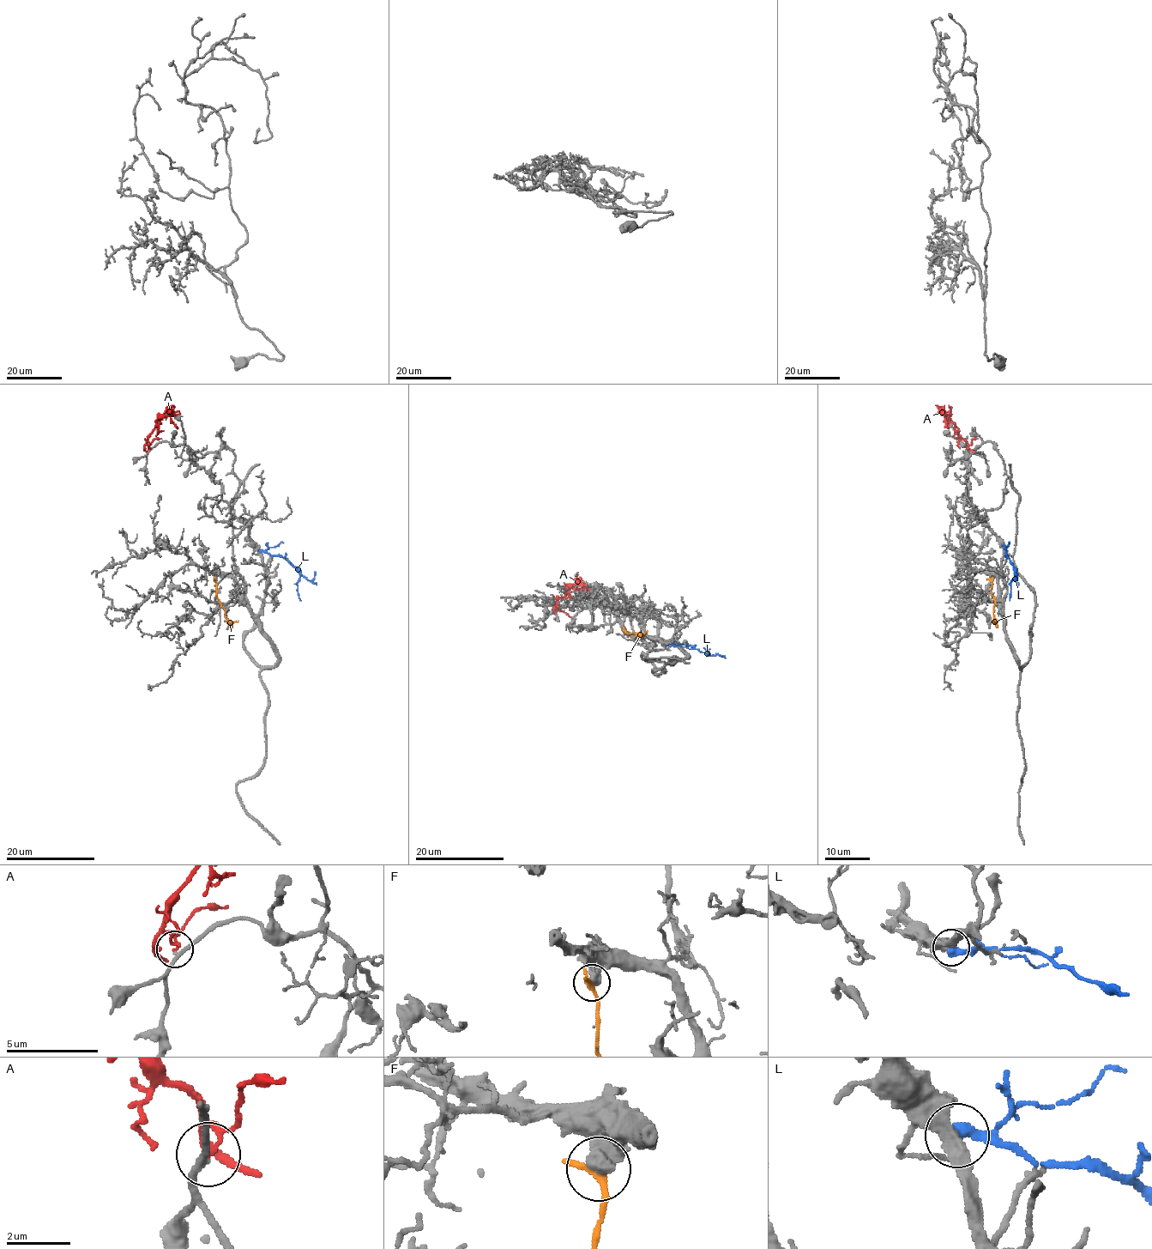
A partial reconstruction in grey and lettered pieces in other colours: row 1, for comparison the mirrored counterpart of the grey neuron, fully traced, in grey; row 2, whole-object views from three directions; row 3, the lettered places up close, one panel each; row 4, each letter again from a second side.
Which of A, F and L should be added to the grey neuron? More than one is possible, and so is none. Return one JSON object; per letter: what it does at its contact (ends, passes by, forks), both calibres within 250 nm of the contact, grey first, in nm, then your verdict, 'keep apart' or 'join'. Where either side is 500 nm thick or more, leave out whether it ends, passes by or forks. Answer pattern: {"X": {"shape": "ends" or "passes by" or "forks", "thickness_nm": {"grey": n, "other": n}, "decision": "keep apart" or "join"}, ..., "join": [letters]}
{"A": {"shape": "passes by", "thickness_nm": {"grey": 180, "other": 90}, "decision": "keep apart"}, "F": {"thickness_nm": {"grey": 550, "other": 400}, "decision": "keep apart"}, "L": {"shape": "ends", "thickness_nm": {"grey": 400, "other": 440}, "decision": "keep apart"}, "join": []}

